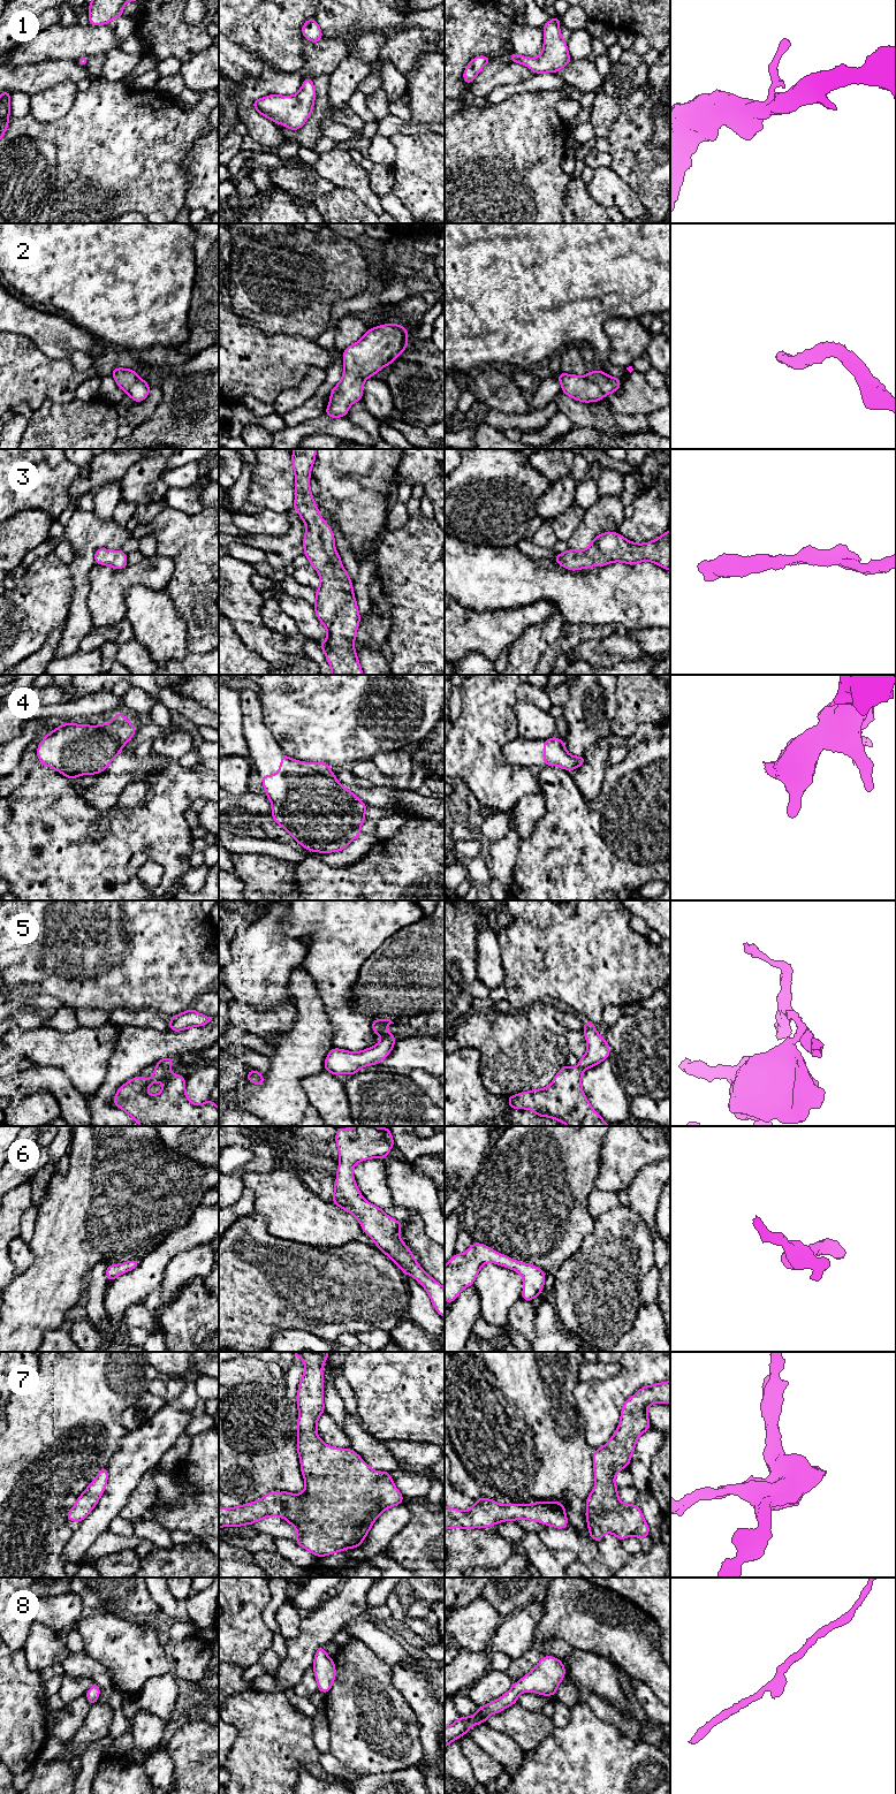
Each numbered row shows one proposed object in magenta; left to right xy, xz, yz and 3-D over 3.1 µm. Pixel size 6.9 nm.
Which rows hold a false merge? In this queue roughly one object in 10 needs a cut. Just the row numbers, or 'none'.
5

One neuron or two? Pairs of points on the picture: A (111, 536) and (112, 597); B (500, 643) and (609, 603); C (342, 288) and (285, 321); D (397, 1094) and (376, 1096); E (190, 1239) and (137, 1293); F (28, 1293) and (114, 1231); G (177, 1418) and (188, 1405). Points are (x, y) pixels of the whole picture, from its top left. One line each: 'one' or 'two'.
A: two
B: two
C: one
D: one
E: one
F: one
G: one

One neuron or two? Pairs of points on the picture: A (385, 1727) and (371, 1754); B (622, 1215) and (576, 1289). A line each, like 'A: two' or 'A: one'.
A: one
B: one

